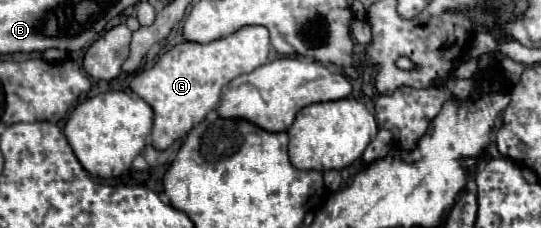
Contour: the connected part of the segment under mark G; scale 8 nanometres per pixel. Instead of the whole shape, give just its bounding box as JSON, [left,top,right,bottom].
[130,26,270,150]

